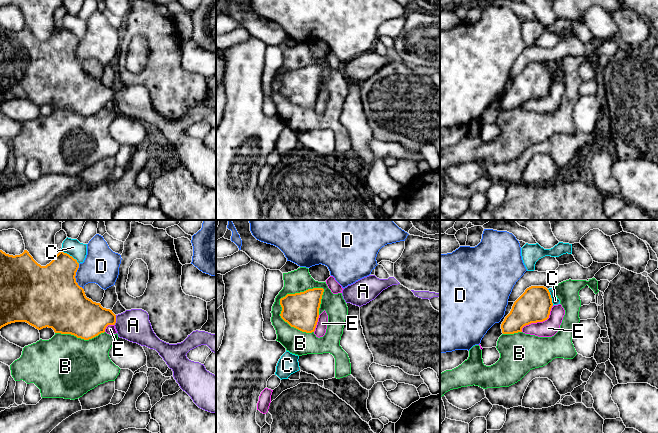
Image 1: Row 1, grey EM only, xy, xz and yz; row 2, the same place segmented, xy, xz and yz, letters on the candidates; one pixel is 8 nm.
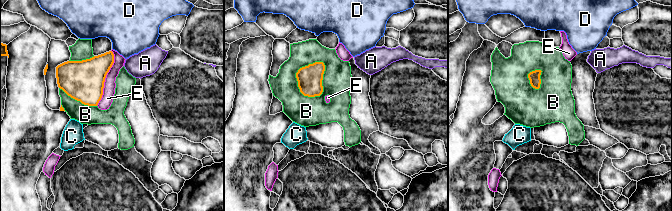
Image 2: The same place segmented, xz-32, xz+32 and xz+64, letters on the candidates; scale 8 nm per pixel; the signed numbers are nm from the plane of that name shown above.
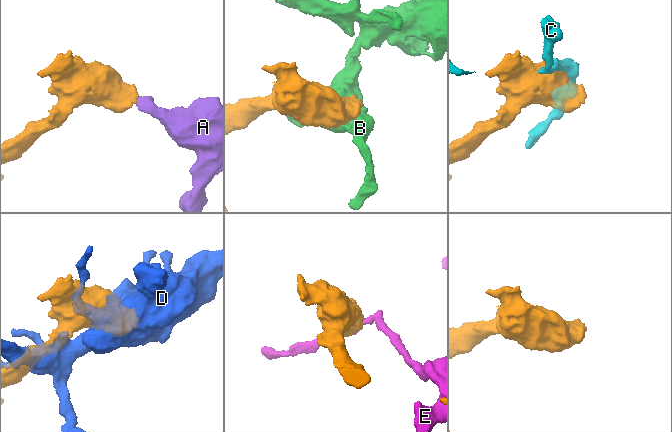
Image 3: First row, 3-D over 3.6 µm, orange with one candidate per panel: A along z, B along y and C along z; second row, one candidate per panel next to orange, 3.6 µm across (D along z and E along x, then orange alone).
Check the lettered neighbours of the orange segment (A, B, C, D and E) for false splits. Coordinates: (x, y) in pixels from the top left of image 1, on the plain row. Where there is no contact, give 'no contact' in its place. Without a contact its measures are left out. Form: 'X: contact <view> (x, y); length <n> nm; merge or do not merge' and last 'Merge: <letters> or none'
A: contact xy (115, 96); length 90 nm; merge
B: contact xz (280, 78); length 420 nm; do not merge
C: contact xy (69, 31); length 190 nm; do not merge
D: contact xy (74, 53); length 220 nm; do not merge
E: contact yz (539, 97); length 340 nm; do not merge
Merge: A

